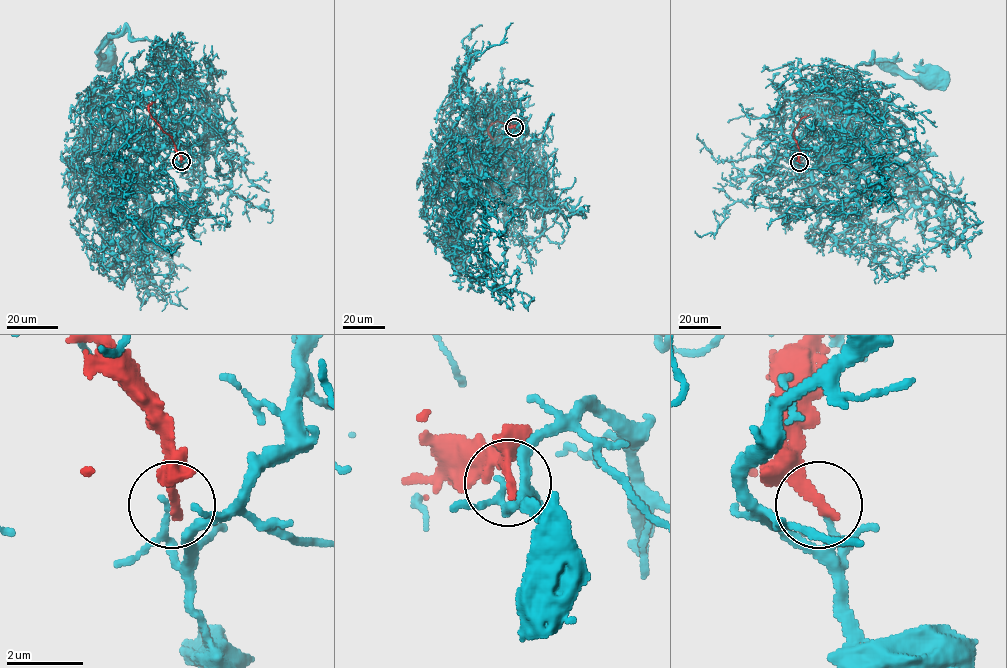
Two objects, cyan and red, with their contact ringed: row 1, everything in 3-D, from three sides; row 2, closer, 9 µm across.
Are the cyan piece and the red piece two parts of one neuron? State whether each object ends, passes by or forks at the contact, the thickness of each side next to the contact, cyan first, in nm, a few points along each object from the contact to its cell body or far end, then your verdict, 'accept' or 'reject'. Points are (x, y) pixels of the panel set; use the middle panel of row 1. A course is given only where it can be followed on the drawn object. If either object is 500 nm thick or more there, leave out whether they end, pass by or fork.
cyan passes by; red ends there; 100 nm thick on the cyan side, 280 nm on the other; cyan runs (514, 127), (519, 124), (521, 145), (513, 180), (488, 187), (470, 202), (457, 200), (449, 222), (455, 257); red runs (514, 128), (493, 122), (488, 129), (493, 139); reject

